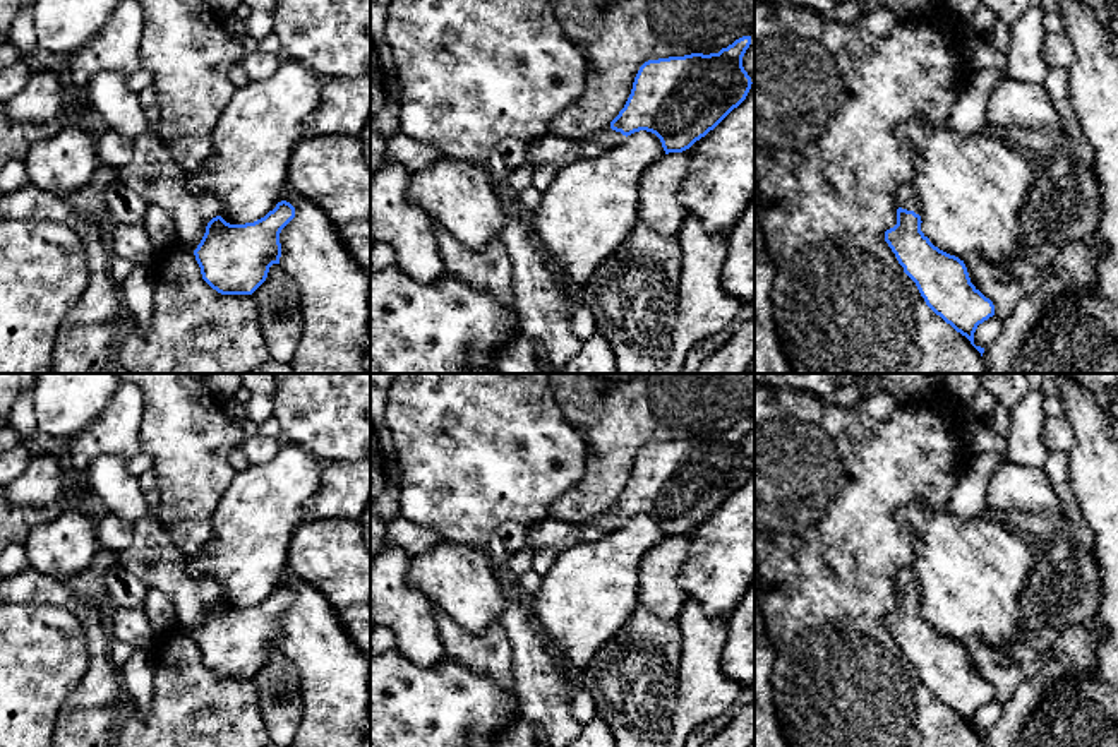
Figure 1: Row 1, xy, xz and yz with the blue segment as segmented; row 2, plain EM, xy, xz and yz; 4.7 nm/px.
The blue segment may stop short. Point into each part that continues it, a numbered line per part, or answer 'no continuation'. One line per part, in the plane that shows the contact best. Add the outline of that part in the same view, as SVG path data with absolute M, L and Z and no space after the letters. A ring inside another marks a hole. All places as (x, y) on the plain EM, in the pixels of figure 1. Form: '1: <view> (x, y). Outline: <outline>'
1: xy (153, 557). Outline: M149 512L132 524L130 547L120 553L122 567L147 588L161 589L175 605L178 627L195 634L221 588L209 576L190 576L189 560Z

